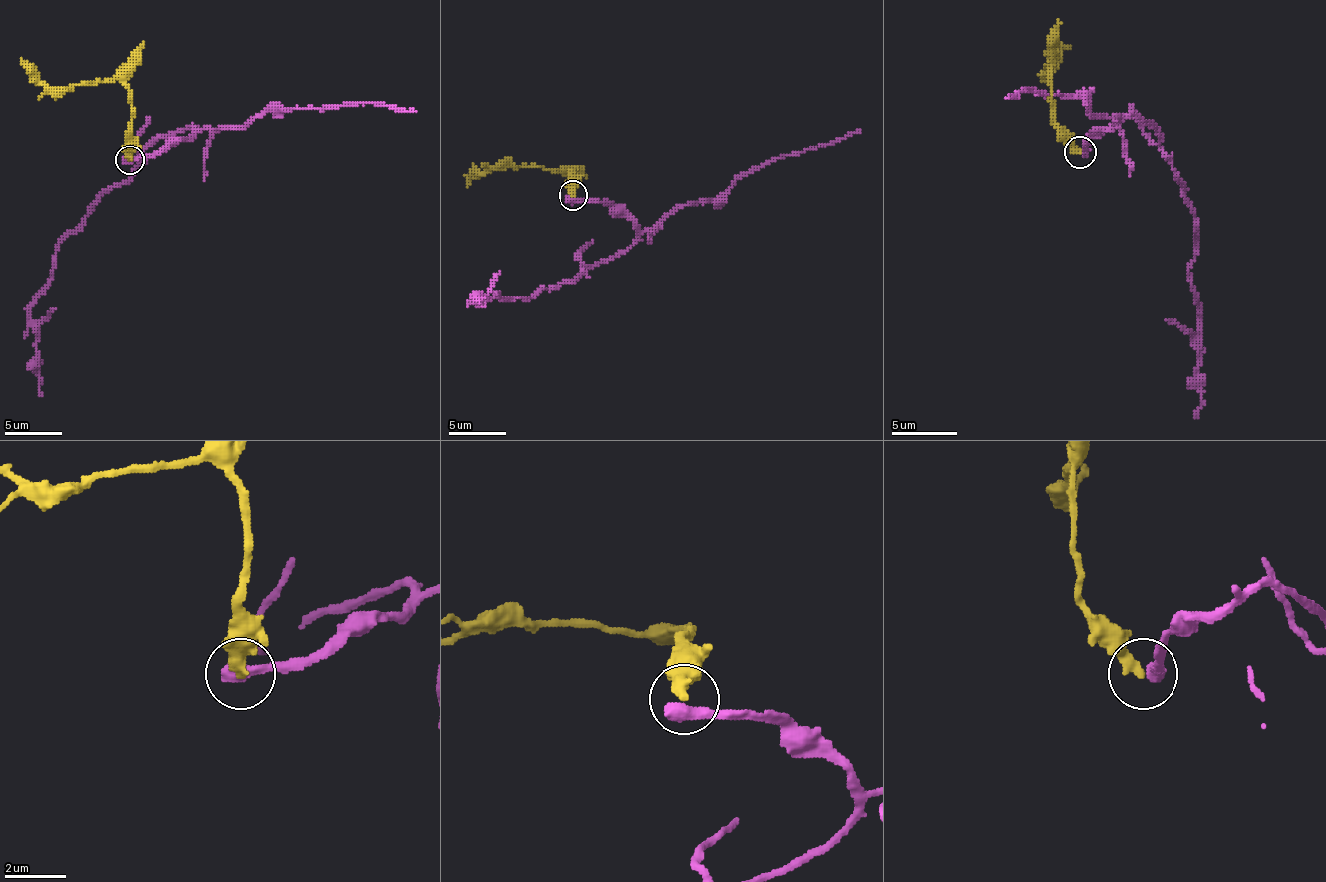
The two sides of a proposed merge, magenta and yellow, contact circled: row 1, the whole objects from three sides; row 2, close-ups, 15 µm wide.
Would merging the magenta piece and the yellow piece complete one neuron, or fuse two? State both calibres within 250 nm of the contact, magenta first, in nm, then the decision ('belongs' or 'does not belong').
500 nm thick on the magenta side, 400 nm on the other; does not belong

